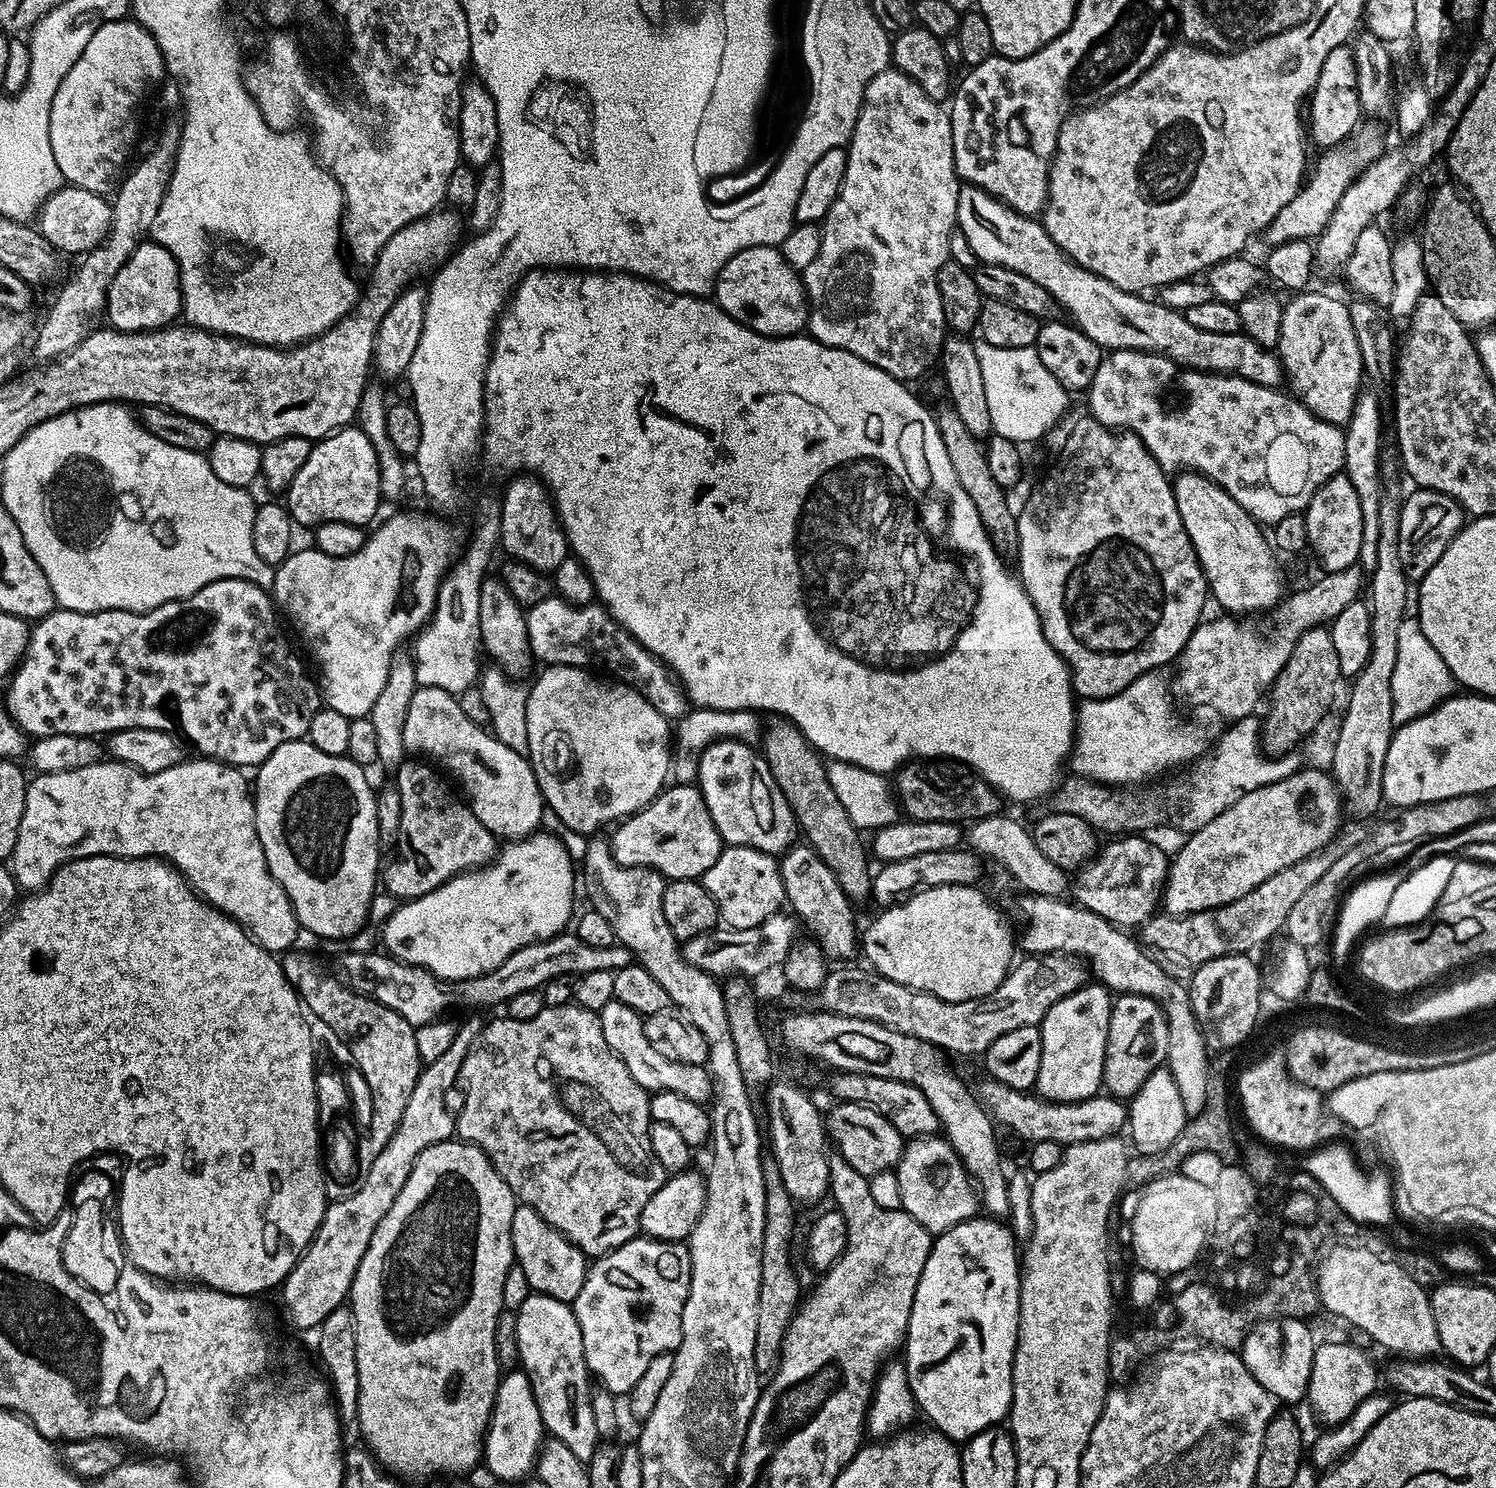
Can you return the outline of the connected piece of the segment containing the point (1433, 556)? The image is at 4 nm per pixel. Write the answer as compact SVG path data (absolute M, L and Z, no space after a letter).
M1432 488L1412 490L1400 505L1400 533L1398 534L1398 550L1402 558L1402 566L1413 581L1419 582L1432 569L1434 562L1442 558L1446 546L1460 533L1466 520L1466 513L1460 503L1446 494L1436 492Z

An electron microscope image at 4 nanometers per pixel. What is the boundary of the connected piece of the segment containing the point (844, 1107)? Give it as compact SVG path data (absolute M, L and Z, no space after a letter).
M840 1102L832 1113L827 1113L826 1132L835 1151L840 1152L842 1158L846 1158L846 1162L854 1166L854 1170L866 1177L895 1169L896 1163L904 1154L905 1137L901 1136L891 1122L882 1118L882 1114L866 1104Z

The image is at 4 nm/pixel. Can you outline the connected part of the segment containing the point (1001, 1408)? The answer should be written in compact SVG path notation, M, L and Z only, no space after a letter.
M973 1218L963 1220L958 1226L939 1233L933 1239L932 1249L926 1258L926 1266L922 1266L922 1278L918 1278L918 1290L914 1294L914 1302L908 1319L908 1334L903 1345L902 1363L908 1370L910 1390L916 1399L917 1409L929 1416L931 1427L935 1431L944 1433L953 1442L966 1442L971 1436L985 1432L990 1427L999 1425L1007 1417L1008 1410L1012 1406L1012 1359L1016 1353L1016 1339L1018 1338L1018 1326L1020 1325L1020 1274L1022 1260L1018 1255L1018 1241L1012 1234L1011 1227L1007 1223L996 1218Z

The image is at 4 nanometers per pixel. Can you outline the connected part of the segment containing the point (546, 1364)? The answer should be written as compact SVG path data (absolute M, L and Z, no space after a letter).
M530 1294L515 1315L518 1364L528 1375L540 1420L545 1429L564 1442L575 1457L585 1462L591 1461L602 1437L594 1424L591 1405L594 1384L590 1379L582 1346L582 1330L576 1315L565 1301L539 1294Z

